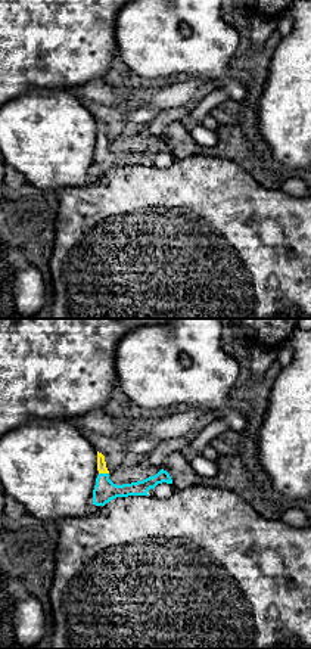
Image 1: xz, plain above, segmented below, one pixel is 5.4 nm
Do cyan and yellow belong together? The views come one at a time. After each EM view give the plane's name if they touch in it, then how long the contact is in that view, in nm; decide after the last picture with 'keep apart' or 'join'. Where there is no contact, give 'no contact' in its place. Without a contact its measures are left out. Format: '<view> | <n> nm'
xz | 60 nm

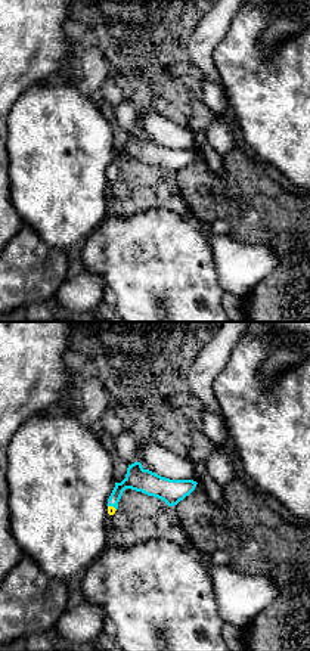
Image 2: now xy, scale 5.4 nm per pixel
xy | 50 nm

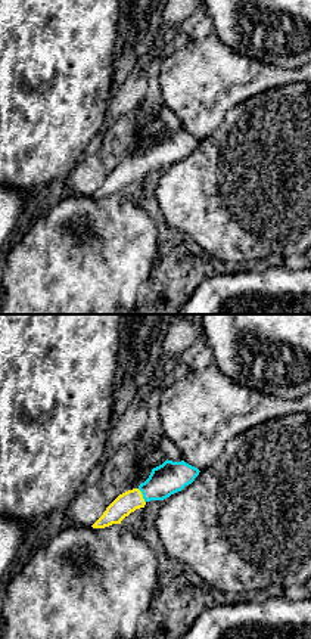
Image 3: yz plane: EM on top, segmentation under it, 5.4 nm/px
yz | 90 nm

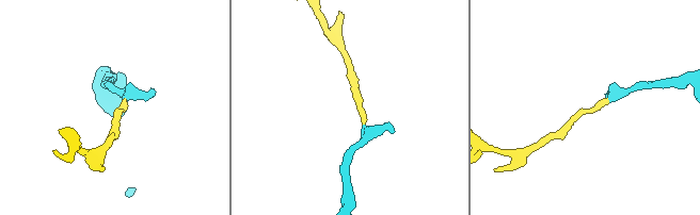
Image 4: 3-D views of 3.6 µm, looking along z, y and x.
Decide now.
join

